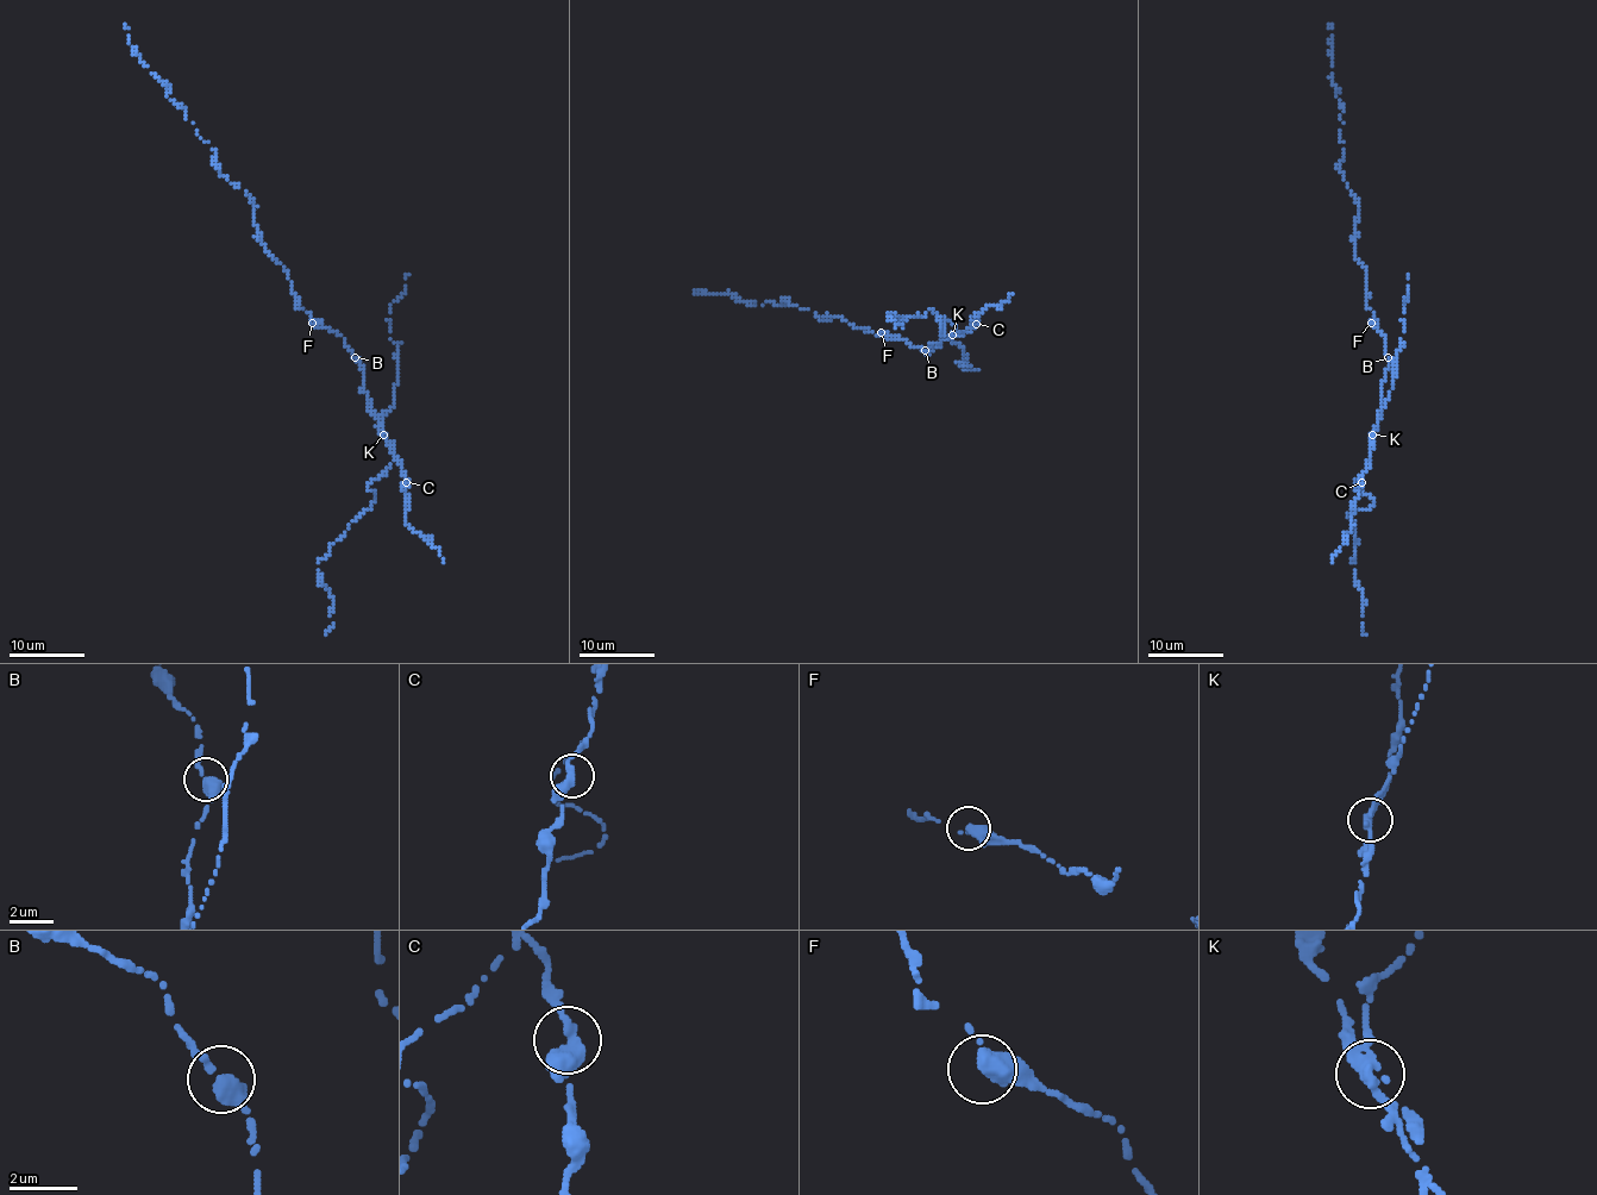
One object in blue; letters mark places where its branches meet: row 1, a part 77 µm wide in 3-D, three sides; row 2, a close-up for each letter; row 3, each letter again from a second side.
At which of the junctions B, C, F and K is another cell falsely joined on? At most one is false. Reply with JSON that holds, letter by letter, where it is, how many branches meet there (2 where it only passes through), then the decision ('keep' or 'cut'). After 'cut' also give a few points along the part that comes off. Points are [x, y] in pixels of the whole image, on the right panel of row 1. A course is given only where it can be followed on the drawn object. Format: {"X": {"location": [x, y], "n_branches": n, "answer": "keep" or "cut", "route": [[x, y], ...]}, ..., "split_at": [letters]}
{"B": {"location": [1388, 357], "n_branches": 2, "answer": "keep"}, "C": {"location": [1361, 482], "n_branches": 3, "answer": "keep"}, "F": {"location": [1371, 323], "n_branches": 2, "answer": "keep"}, "K": {"location": [1372, 435], "n_branches": 3, "answer": "cut", "route": [[1373, 435], [1369, 467], [1354, 486], [1373, 502], [1348, 514], [1354, 521], [1352, 562], [1365, 604], [1367, 636]]}, "split_at": ["K"]}

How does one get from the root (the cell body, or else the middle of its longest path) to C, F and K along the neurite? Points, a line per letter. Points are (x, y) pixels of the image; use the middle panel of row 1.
C: (899, 338), (913, 348), (931, 351), (932, 344), (966, 329), (970, 331), (976, 324)
F: (899, 338), (881, 332)
K: (899, 338), (913, 348), (931, 351), (932, 344), (953, 335)

